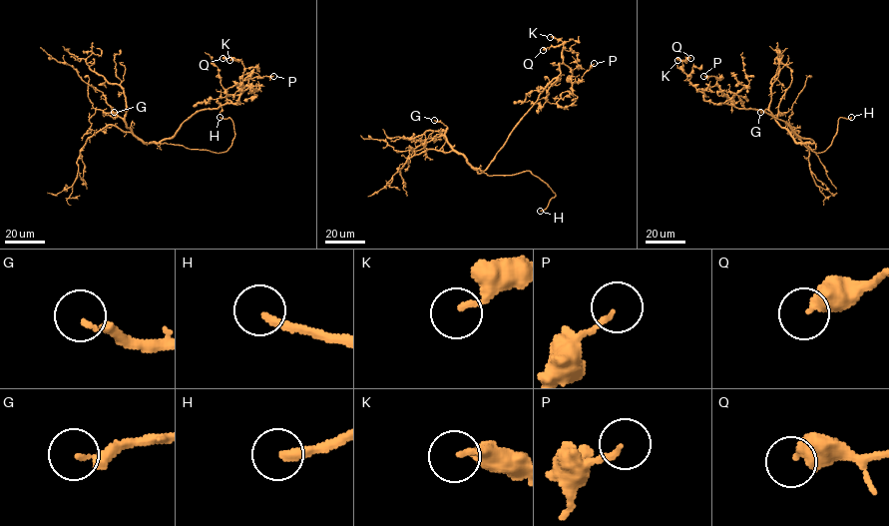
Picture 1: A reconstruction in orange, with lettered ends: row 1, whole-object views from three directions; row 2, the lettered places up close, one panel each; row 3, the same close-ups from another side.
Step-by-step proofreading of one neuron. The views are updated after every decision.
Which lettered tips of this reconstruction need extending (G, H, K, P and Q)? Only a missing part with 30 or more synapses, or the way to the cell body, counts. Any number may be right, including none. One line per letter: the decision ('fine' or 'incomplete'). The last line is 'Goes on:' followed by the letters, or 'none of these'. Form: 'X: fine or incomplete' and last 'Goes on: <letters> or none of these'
G: incomplete
H: incomplete
K: fine
P: fine
Q: fine
Goes on: G, H

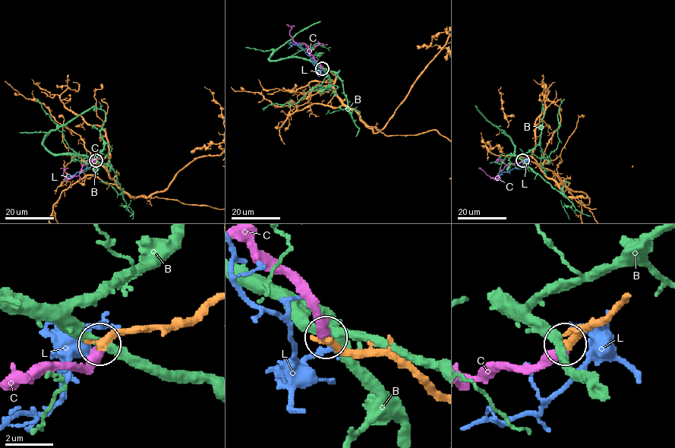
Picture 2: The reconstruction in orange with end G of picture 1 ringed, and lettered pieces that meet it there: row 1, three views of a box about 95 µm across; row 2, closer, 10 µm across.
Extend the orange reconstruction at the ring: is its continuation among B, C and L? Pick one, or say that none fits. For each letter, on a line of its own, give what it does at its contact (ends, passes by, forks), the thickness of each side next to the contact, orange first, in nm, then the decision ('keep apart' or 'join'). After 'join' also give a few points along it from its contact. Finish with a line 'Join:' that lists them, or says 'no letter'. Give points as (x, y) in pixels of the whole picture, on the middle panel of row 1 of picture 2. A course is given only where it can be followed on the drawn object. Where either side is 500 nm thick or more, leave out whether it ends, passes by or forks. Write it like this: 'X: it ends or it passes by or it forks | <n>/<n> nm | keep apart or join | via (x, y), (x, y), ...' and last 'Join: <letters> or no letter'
B: it passes by | 340/340 nm | keep apart
C: it ends | 340/480 nm | join | via (322, 69), (304, 43), (295, 43), (289, 34), (291, 27), (286, 24)
L: it ends | 300/180 nm | keep apart
Join: C

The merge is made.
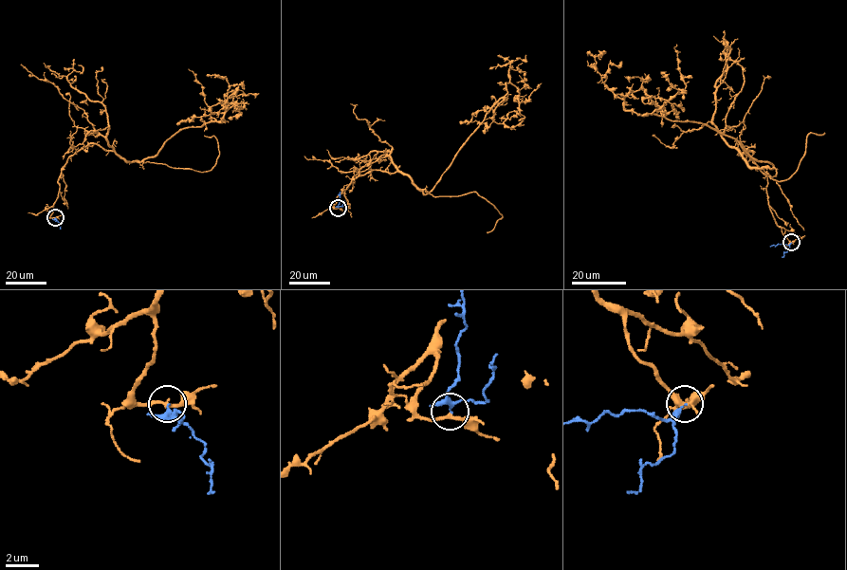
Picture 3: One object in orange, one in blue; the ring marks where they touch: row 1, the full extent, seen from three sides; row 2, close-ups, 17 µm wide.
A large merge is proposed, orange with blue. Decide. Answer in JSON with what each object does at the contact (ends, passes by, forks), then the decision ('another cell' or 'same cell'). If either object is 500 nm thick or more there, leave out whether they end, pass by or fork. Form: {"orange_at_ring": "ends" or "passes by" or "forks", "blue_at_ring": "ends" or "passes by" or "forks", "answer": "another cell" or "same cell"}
{"orange_at_ring": "passes by", "blue_at_ring": "passes by", "answer": "another cell"}

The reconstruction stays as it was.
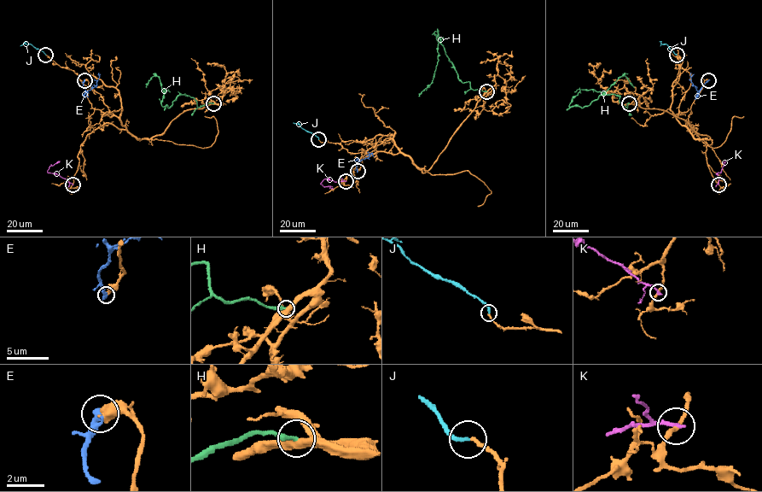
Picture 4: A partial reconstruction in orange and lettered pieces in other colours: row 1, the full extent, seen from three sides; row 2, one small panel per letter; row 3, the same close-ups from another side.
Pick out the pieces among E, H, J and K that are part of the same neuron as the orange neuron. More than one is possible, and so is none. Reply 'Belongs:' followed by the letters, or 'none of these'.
Belongs: J

